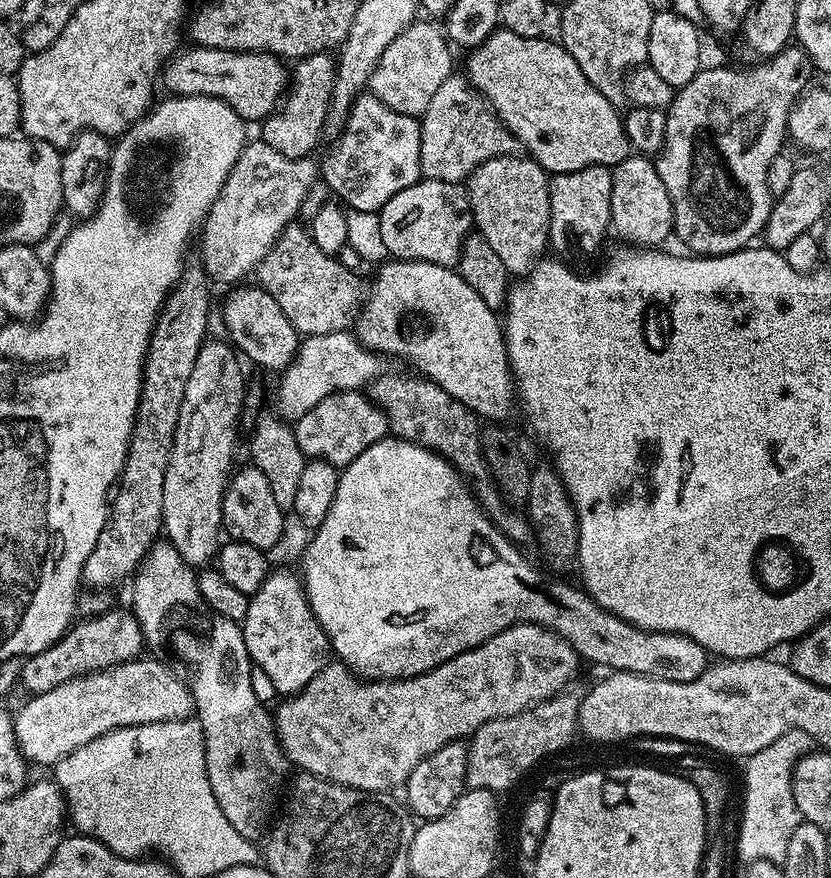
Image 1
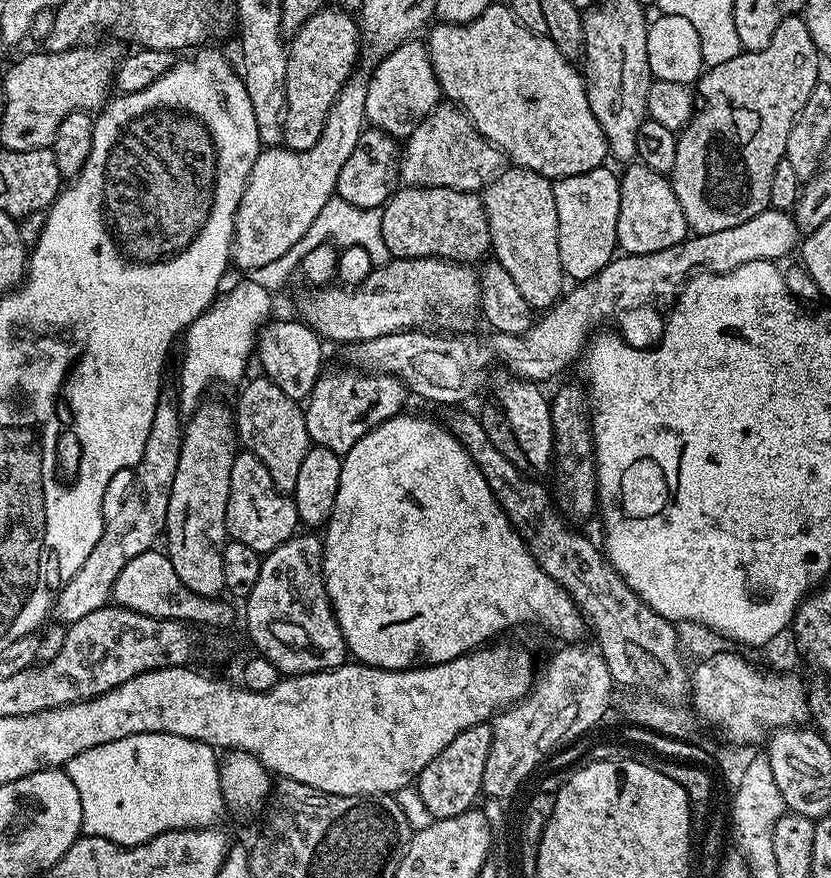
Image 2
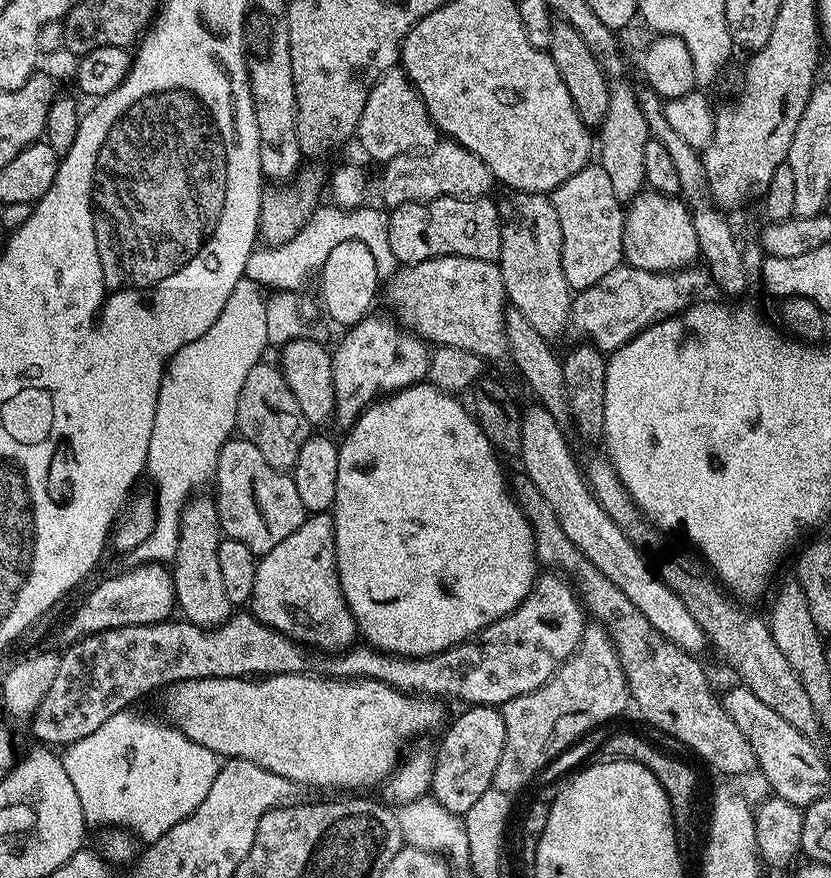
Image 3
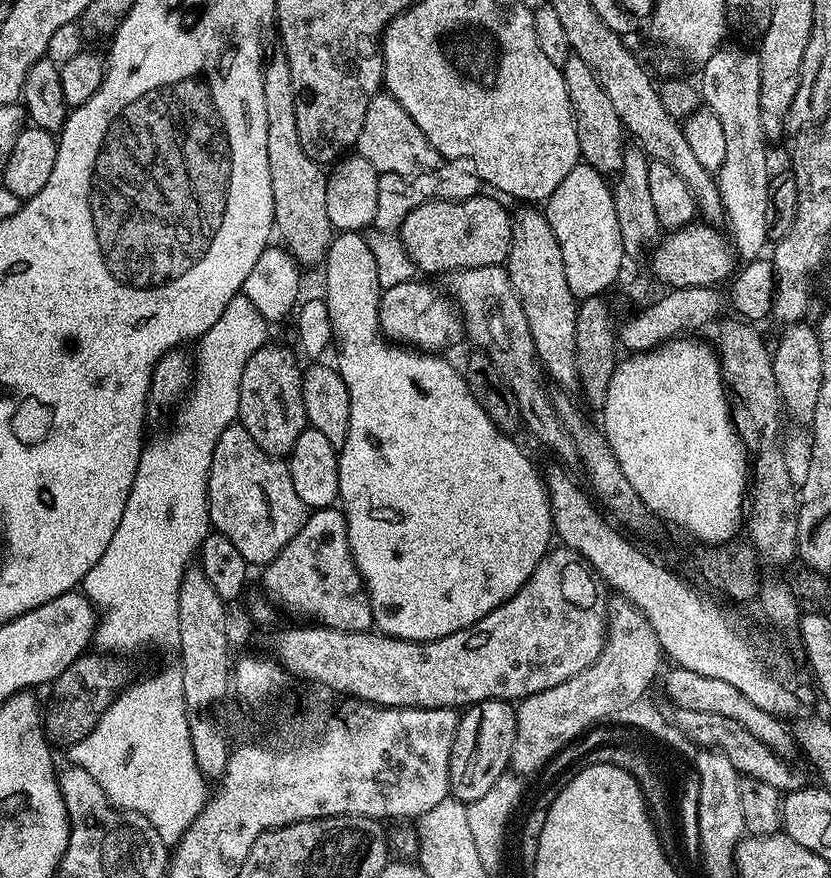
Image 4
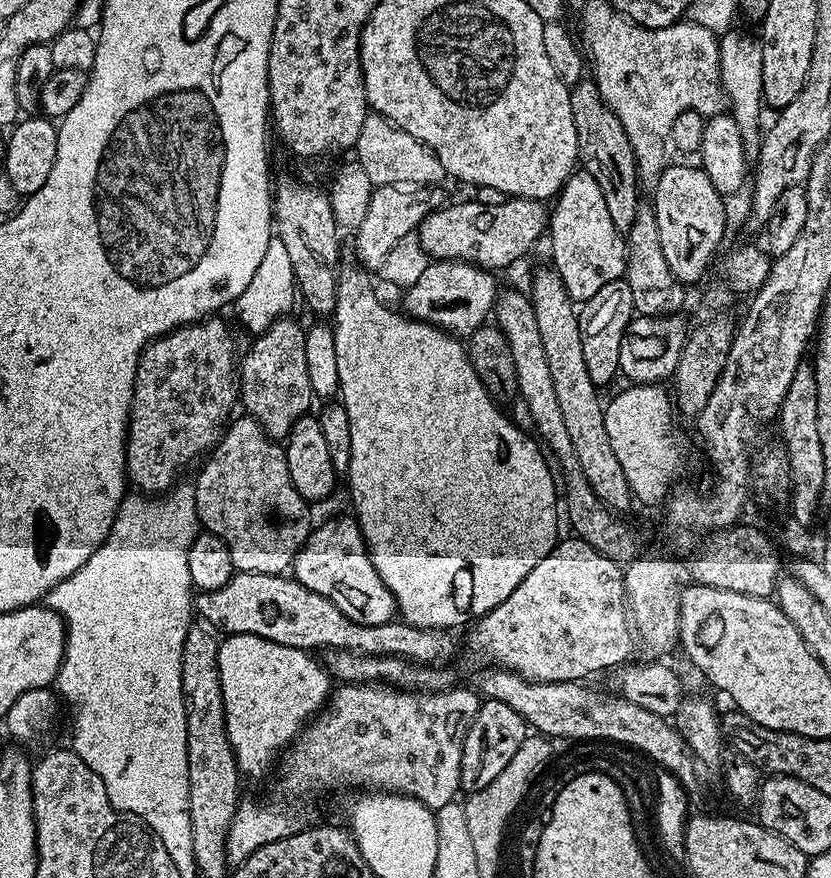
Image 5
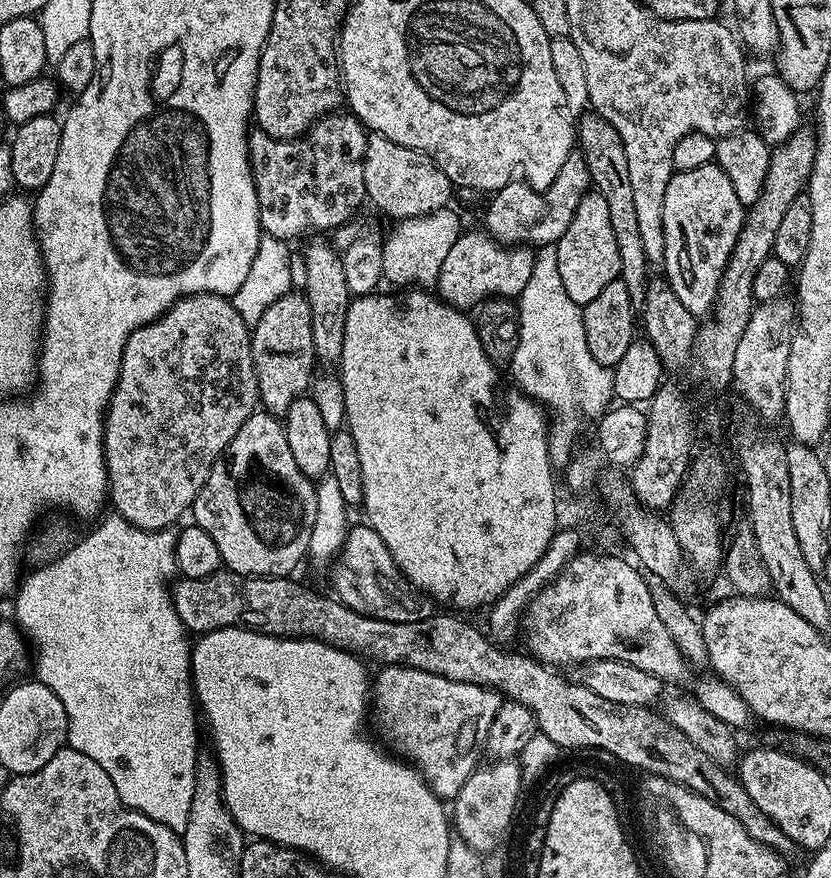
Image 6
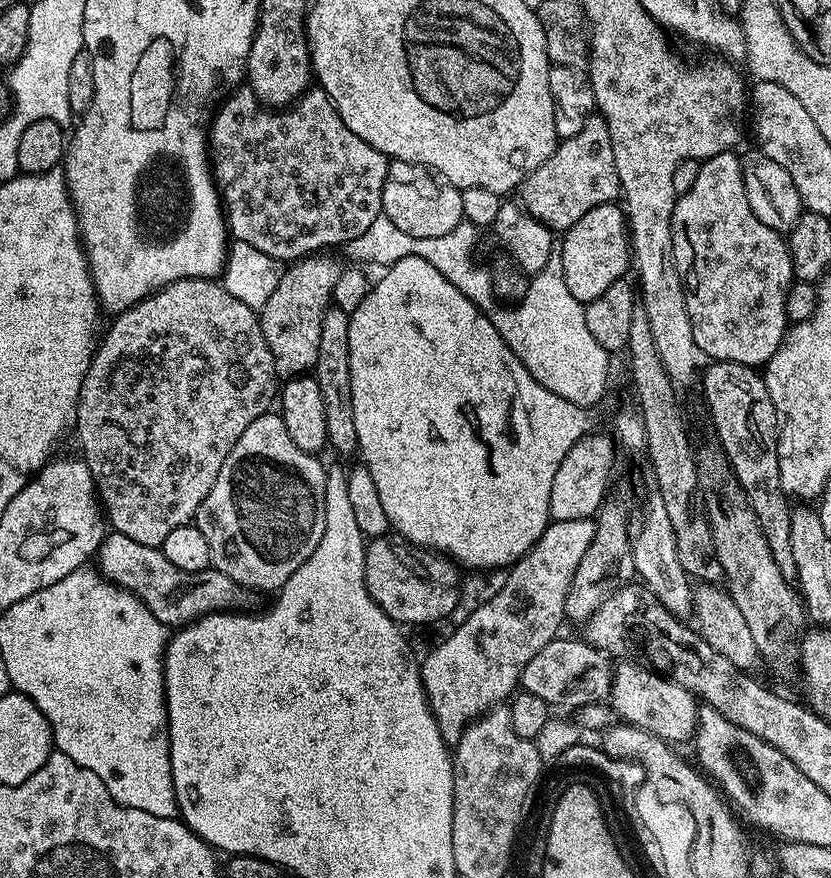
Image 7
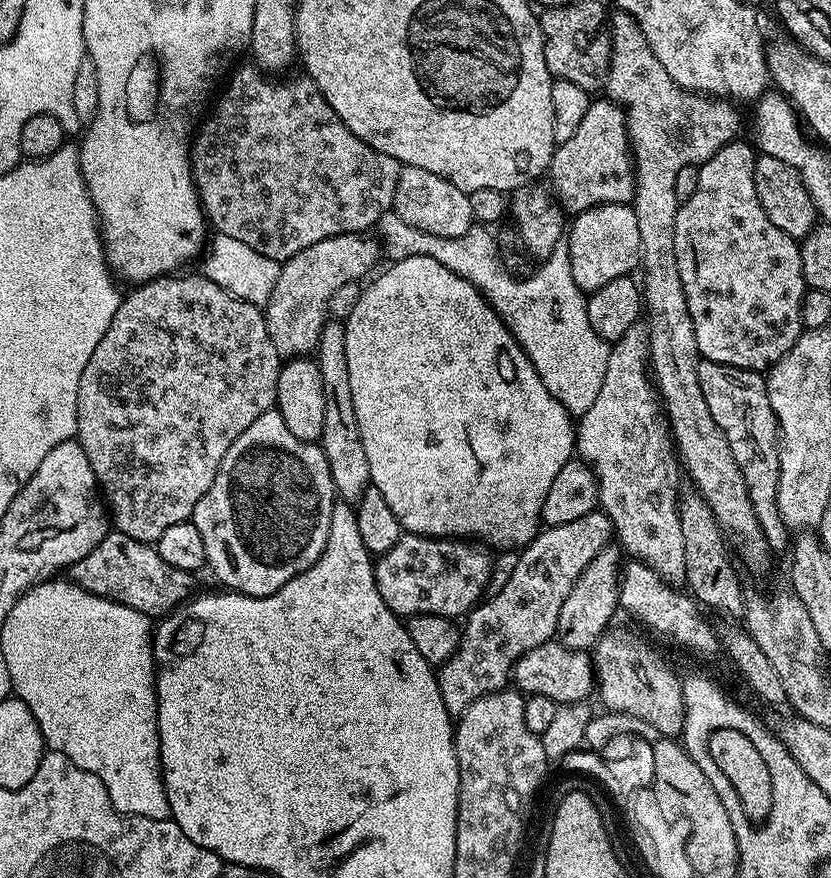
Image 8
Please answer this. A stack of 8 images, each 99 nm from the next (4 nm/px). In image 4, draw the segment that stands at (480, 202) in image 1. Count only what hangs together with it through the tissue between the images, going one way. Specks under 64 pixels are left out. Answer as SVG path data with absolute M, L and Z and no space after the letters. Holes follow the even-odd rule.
M539 207L517 208L520 209L511 213L512 241L506 261L508 277L522 302L522 310L526 310L526 322L534 338L536 358L541 369L553 385L556 383L560 387L557 389L576 394L580 390L574 350L578 301L574 294L570 294L570 285L566 283L562 250L558 250L558 238L554 238L554 230L550 230L550 222Z

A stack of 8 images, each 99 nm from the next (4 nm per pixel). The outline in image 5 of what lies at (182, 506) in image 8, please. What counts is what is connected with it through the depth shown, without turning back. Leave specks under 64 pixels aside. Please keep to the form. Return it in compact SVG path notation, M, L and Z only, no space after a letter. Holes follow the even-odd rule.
M205 318L196 321L195 324L187 324L184 328L176 328L173 332L167 332L165 336L159 336L144 347L140 355L136 381L134 382L134 394L132 395L132 409L128 412L128 439L124 445L124 466L127 479L133 489L144 494L160 494L173 487L181 479L180 471L187 464L192 464L196 459L199 461L209 450L215 448L216 441L220 439L230 417L233 415L232 407L238 404L238 352L236 356L236 344L232 341L232 332L223 324L220 318Z

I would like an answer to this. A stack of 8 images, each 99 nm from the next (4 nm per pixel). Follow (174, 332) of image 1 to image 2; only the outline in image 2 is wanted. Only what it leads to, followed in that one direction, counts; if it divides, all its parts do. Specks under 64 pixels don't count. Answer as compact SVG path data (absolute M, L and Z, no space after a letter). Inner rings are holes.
M161 402L154 410L154 422L150 434L146 434L142 458L134 469L136 493L126 497L124 509L105 523L102 538L98 538L98 546L90 550L90 558L82 562L82 570L78 570L78 574L74 574L74 578L70 578L64 589L55 595L54 616L61 620L61 625L67 626L78 622L78 618L86 618L86 614L94 614L94 610L104 607L100 600L107 605L112 600L115 579L126 564L151 549L159 536L161 539L168 513L168 495L178 470L181 437L182 413L179 407L175 403Z

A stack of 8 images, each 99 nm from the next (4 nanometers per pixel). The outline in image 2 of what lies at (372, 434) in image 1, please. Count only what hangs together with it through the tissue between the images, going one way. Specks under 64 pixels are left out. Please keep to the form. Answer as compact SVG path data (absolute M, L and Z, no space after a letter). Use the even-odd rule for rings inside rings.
M356 370L360 372L328 372L325 371L318 378L312 395L303 405L306 418L308 439L315 447L346 453L352 449L354 442L358 442L372 428L377 428L382 422L401 415L405 411L404 403L410 400L410 393L397 376L389 376L386 372L371 370Z

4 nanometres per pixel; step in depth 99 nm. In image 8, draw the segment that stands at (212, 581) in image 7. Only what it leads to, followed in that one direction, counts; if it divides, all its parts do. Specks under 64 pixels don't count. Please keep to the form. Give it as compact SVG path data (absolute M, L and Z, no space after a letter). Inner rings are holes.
M109 530L86 558L67 569L66 576L82 590L130 606L149 618L163 617L197 591L197 577L193 573L162 562L152 544L144 544L115 530Z

